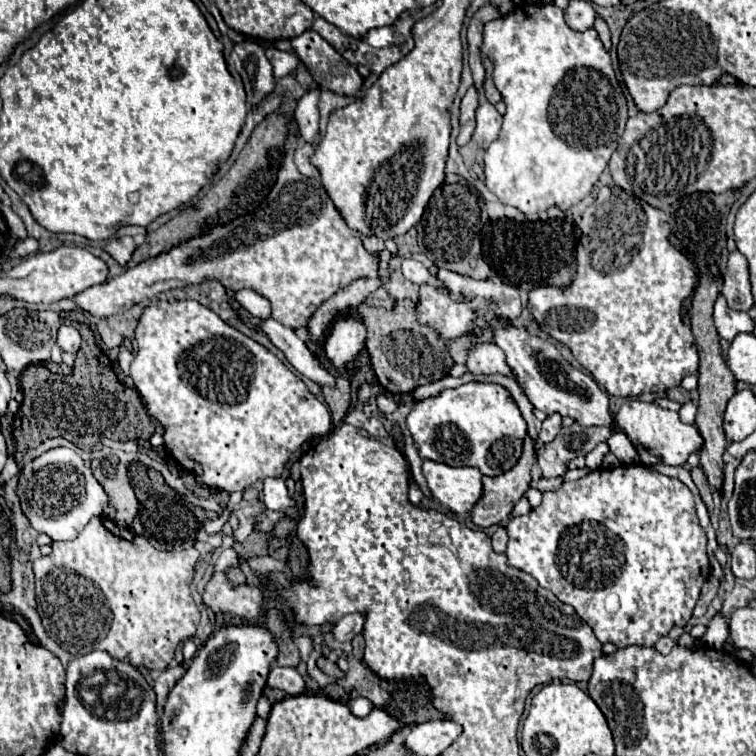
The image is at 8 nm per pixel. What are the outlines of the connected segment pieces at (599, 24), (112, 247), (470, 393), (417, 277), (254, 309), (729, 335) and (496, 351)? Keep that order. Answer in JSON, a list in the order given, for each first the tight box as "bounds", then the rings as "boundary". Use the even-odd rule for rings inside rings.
[{"bounds":[595,17,611,49],"boundary":[[[597,17],[597,21],[595,21],[595,29],[597,29],[599,39],[603,41],[603,45],[605,45],[607,49],[611,49],[611,31],[609,31],[609,25],[607,25],[607,21],[605,21],[603,17]]]},{"bounds":[103,237,135,267],"boundary":[[[117,237],[117,239],[109,239],[103,249],[119,263],[125,267],[125,263],[131,259],[133,251],[135,251],[135,243],[131,237]]]},{"bounds":[407,383,527,477],"boundary":[[[465,383],[457,389],[445,389],[437,397],[417,401],[407,415],[407,429],[417,443],[421,459],[447,463],[451,467],[477,467],[483,475],[491,477],[509,471],[519,461],[523,439],[527,435],[527,425],[517,403],[511,399],[511,393],[497,383]]]},{"bounds":[403,259,447,291],"boundary":[[[403,259],[403,275],[405,275],[405,279],[409,279],[409,281],[413,281],[417,285],[427,283],[427,285],[433,285],[433,287],[437,287],[441,291],[447,291],[445,283],[441,283],[441,279],[437,279],[437,275],[433,275],[425,265],[421,265],[415,259]]]},{"bounds":[237,289,271,319],"boundary":[[[239,289],[237,291],[237,301],[241,307],[245,307],[253,317],[259,317],[259,319],[267,319],[271,315],[271,305],[269,301],[259,295],[257,291],[253,289]]]},{"bounds":[713,297,755,343],"boundary":[[[725,297],[717,299],[713,317],[715,317],[715,327],[717,327],[719,335],[727,343],[731,343],[735,339],[735,335],[739,335],[739,333],[753,333],[753,327],[755,327],[753,319],[745,311],[729,309]]]},{"bounds":[467,343,511,375],"boundary":[[[475,343],[467,349],[467,369],[471,373],[503,373],[511,375],[505,353],[493,343]]]}]

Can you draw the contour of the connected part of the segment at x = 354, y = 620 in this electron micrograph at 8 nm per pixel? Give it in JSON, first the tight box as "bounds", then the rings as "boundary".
{"bounds":[333,613,365,641],"boundary":[[[351,613],[345,615],[335,627],[333,627],[333,637],[337,641],[351,641],[355,635],[363,631],[365,625],[365,613]]]}

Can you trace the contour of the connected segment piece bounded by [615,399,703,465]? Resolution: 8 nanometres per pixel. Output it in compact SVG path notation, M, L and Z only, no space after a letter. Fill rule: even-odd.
M629 399L627 403L623 403L615 419L617 423L621 423L621 429L625 431L625 435L629 435L633 443L641 443L643 447L649 447L649 451L653 451L655 455L661 455L665 465L685 465L687 457L693 451L699 451L703 443L695 425L685 425L679 419L679 413L663 409L657 403Z

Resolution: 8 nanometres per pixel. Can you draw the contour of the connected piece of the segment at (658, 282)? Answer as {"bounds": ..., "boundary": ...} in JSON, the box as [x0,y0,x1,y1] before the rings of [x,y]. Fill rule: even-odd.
{"bounds":[529,187,699,397],"boundary":[[[603,187],[597,195],[597,199],[593,201],[593,205],[589,205],[583,213],[581,219],[581,239],[577,245],[577,273],[575,279],[569,287],[537,287],[529,293],[529,309],[533,313],[533,317],[537,319],[537,323],[543,327],[545,333],[549,333],[551,337],[555,337],[559,343],[567,345],[573,353],[573,357],[583,365],[583,369],[587,369],[601,387],[607,389],[609,395],[615,397],[637,397],[641,393],[665,393],[671,387],[681,385],[683,377],[697,373],[699,369],[699,355],[697,355],[697,345],[695,345],[695,337],[691,327],[687,327],[681,321],[681,305],[683,299],[689,297],[693,293],[695,281],[697,281],[697,273],[695,273],[695,265],[681,253],[677,251],[671,243],[669,243],[669,225],[665,219],[665,213],[661,209],[649,207],[647,203],[641,203],[639,199],[633,199],[633,195],[629,195],[627,191],[621,191],[619,187]]]}

